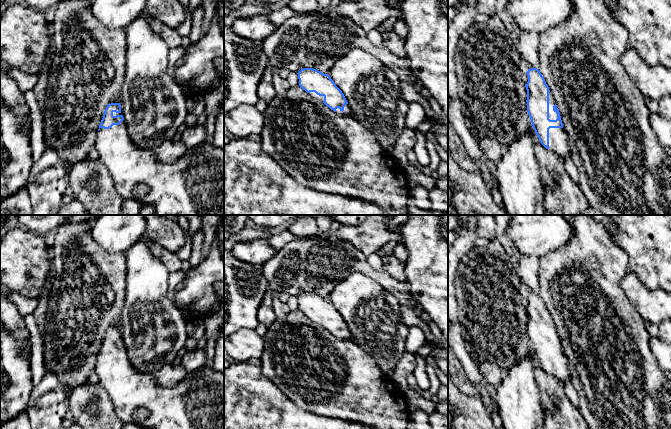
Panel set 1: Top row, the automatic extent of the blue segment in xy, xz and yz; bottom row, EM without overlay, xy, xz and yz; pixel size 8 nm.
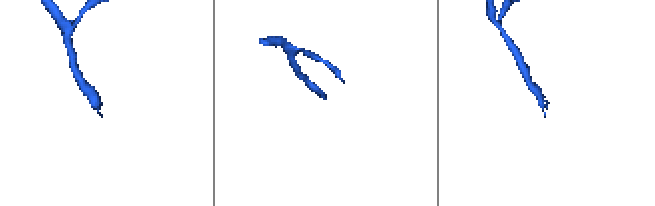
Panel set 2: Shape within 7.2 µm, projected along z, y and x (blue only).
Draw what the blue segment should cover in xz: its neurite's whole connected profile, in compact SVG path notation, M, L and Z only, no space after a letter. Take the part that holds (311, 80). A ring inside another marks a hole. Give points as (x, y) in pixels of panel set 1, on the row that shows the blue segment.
M303 68L298 73L299 86L315 100L323 102L340 116L352 116L352 110L328 74L313 68Z

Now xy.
M111 103L107 105L99 125L95 149L123 199L133 199L141 205L153 205L155 215L224 215L224 150L213 143L203 142L188 148L177 162L164 164L155 151L141 149L133 143L127 132L120 103ZM141 184L147 186L147 191L138 196L135 187Z

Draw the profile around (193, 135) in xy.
M196 124L187 127L181 134L181 142L187 147L192 148L203 143L206 137L206 130L203 125Z

